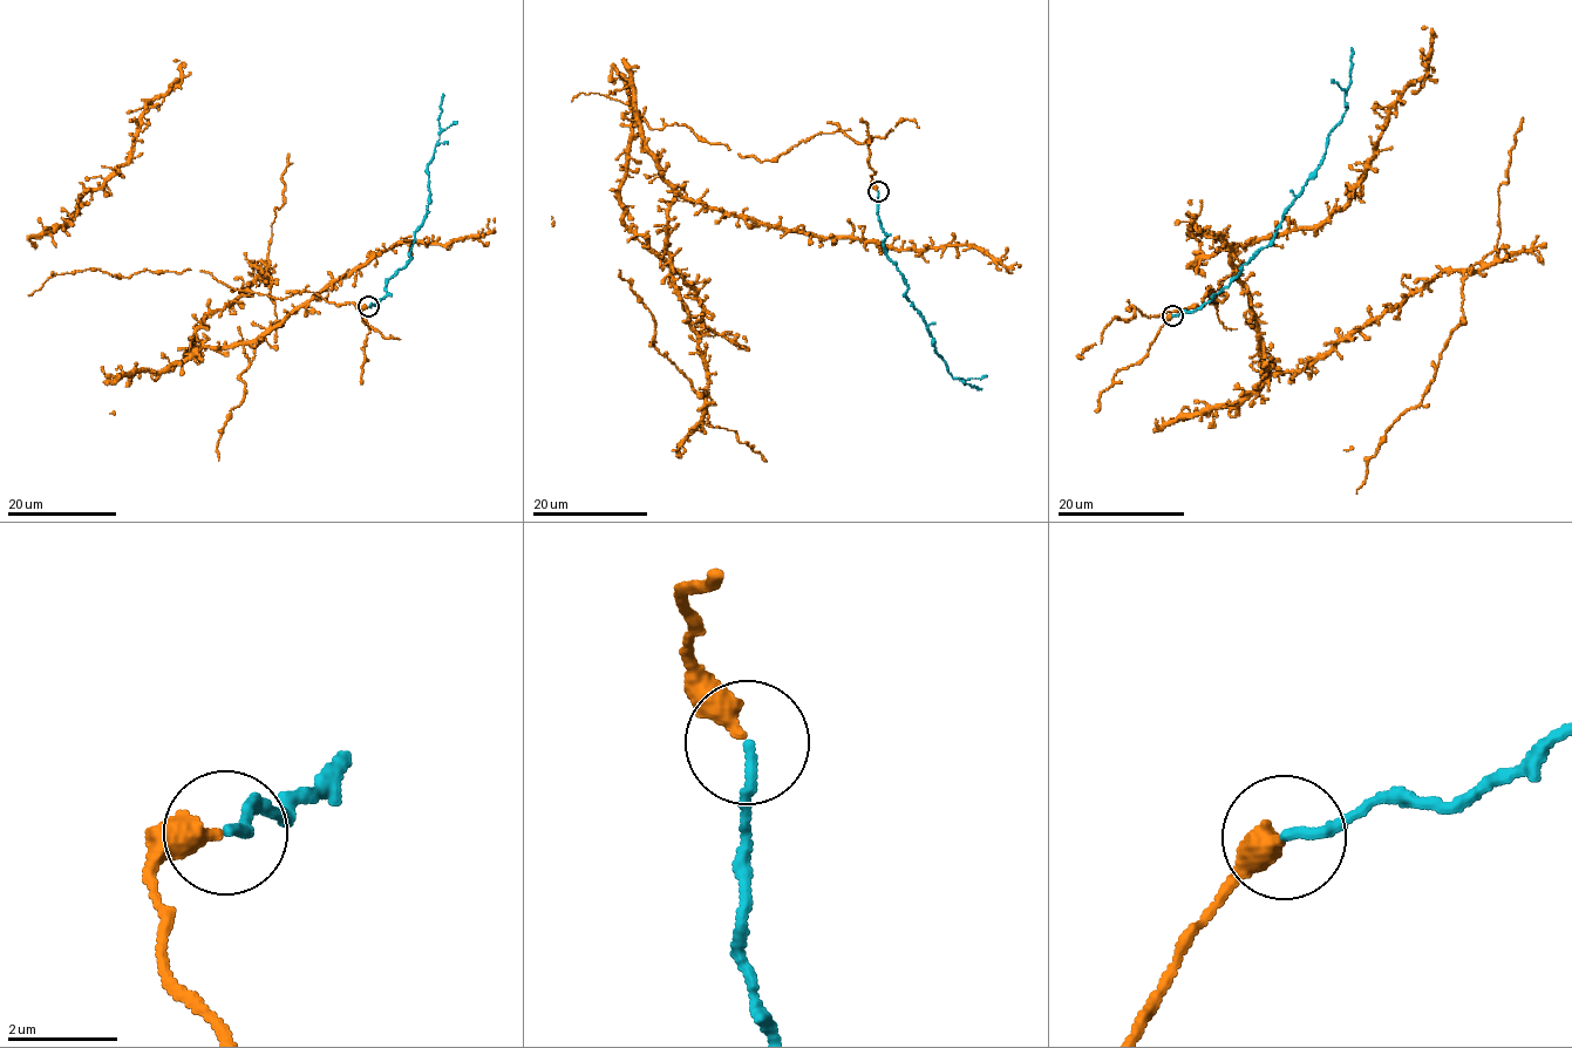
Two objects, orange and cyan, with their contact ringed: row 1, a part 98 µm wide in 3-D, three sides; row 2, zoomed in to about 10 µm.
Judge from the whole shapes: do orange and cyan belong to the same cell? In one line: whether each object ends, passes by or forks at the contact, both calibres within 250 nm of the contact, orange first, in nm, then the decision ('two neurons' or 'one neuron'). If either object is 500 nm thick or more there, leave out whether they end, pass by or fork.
orange ends; cyan ends; calibres 400 and 180 nm; one neuron

